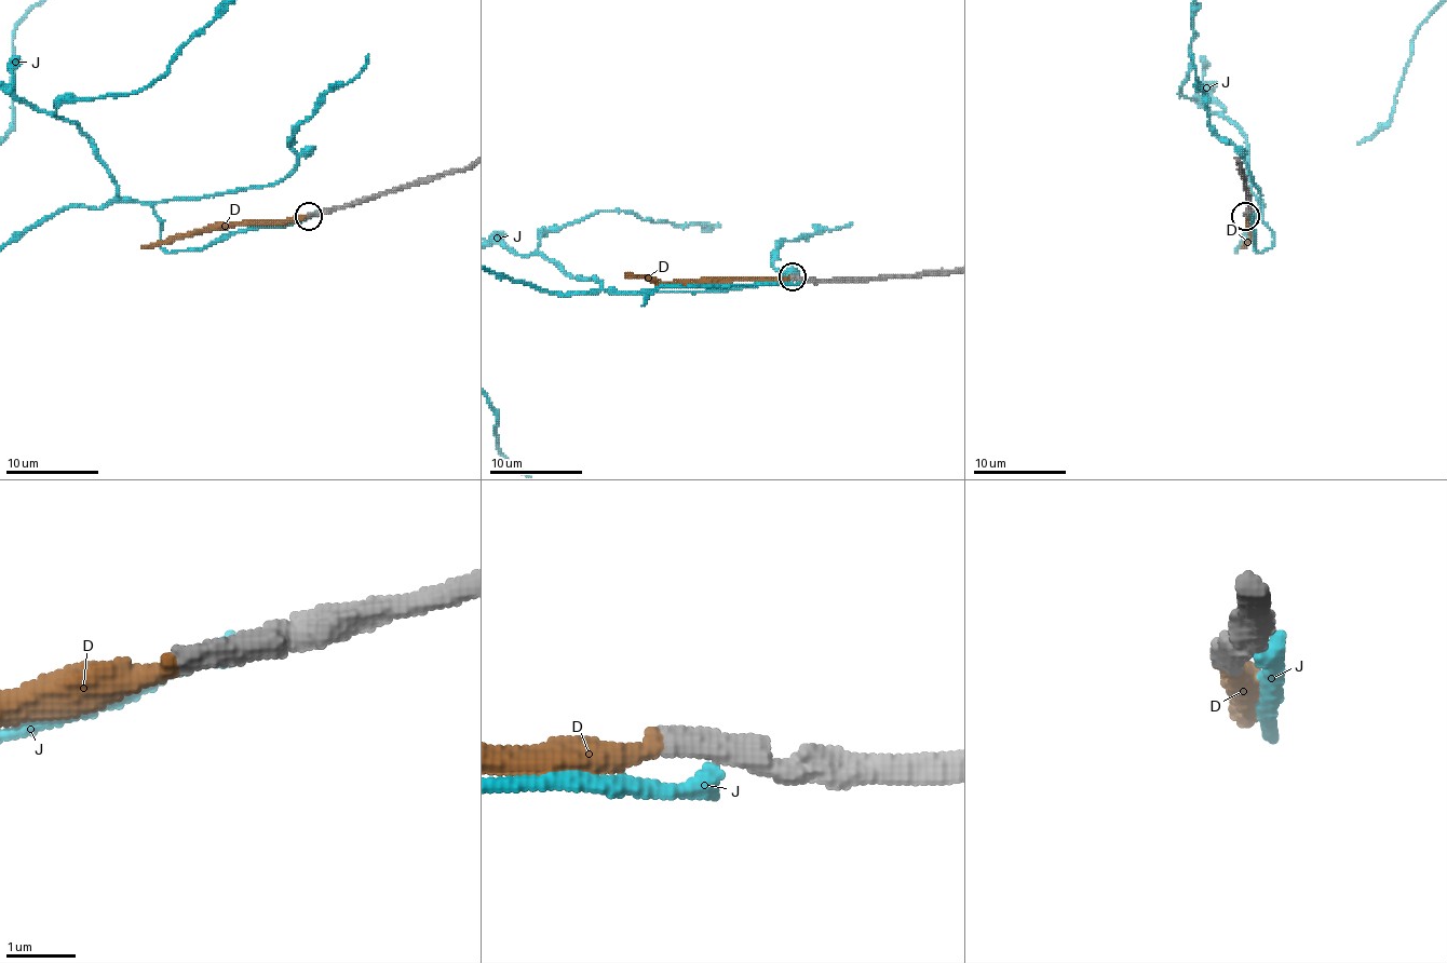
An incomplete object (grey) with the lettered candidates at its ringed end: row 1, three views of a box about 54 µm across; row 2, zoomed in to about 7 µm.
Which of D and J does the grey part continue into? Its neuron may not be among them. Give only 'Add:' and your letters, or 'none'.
Add: D

